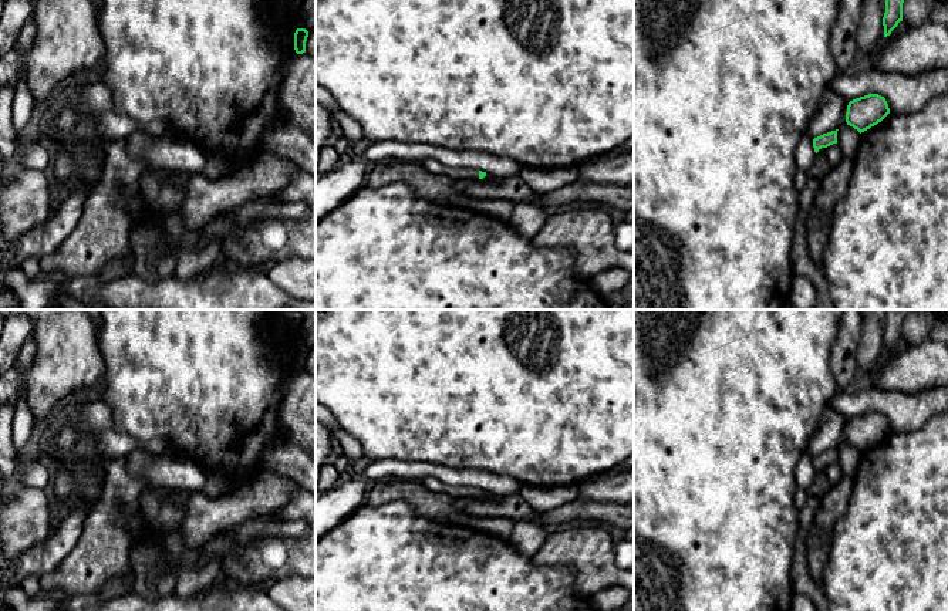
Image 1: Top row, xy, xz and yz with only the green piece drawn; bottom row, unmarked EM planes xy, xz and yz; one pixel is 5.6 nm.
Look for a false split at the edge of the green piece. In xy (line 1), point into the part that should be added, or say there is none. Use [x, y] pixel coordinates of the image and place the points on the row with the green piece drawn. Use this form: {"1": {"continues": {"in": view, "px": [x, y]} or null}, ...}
{"1": {"continues": null}}

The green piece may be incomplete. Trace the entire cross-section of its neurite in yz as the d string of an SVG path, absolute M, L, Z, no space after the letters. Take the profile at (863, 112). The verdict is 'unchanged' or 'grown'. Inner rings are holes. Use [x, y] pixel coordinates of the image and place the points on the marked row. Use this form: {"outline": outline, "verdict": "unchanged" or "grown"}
{"outline": "M868 94L849 102L846 122L861 134L881 122L888 114L890 108L885 98L878 94Z", "verdict": "unchanged"}

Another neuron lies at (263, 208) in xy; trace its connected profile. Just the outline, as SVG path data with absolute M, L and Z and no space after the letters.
M262 196L242 205L239 209L225 212L222 216L239 232L257 220L267 219L301 219L307 213L303 202L283 202L271 196Z

